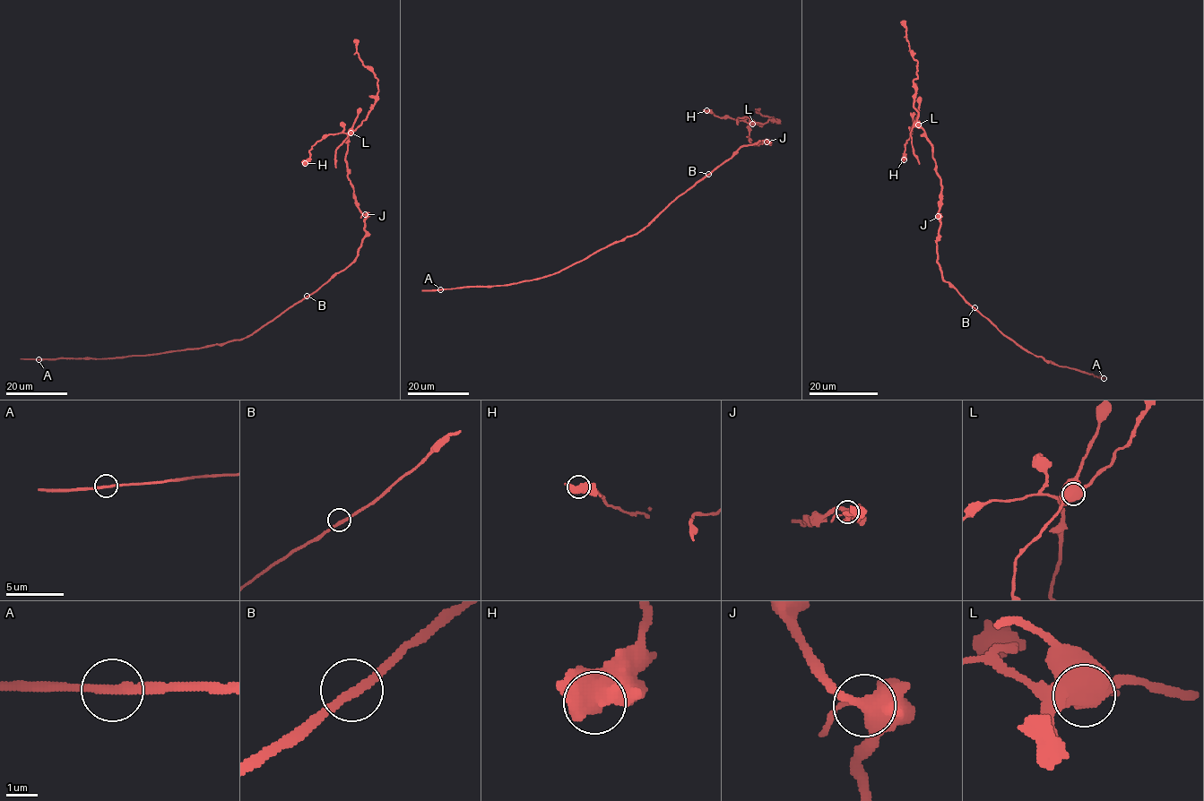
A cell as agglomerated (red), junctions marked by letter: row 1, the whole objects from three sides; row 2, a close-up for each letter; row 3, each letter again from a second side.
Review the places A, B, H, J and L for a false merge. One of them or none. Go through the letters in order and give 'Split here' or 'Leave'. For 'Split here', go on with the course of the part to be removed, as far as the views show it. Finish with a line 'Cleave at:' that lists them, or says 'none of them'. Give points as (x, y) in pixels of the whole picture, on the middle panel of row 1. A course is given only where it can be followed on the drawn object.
A: Leave
B: Leave
H: Leave
J: Leave
L: Split here. Course of the part to remove: (752, 124), (749, 117), (739, 117), (738, 124)
Cleave at: L

